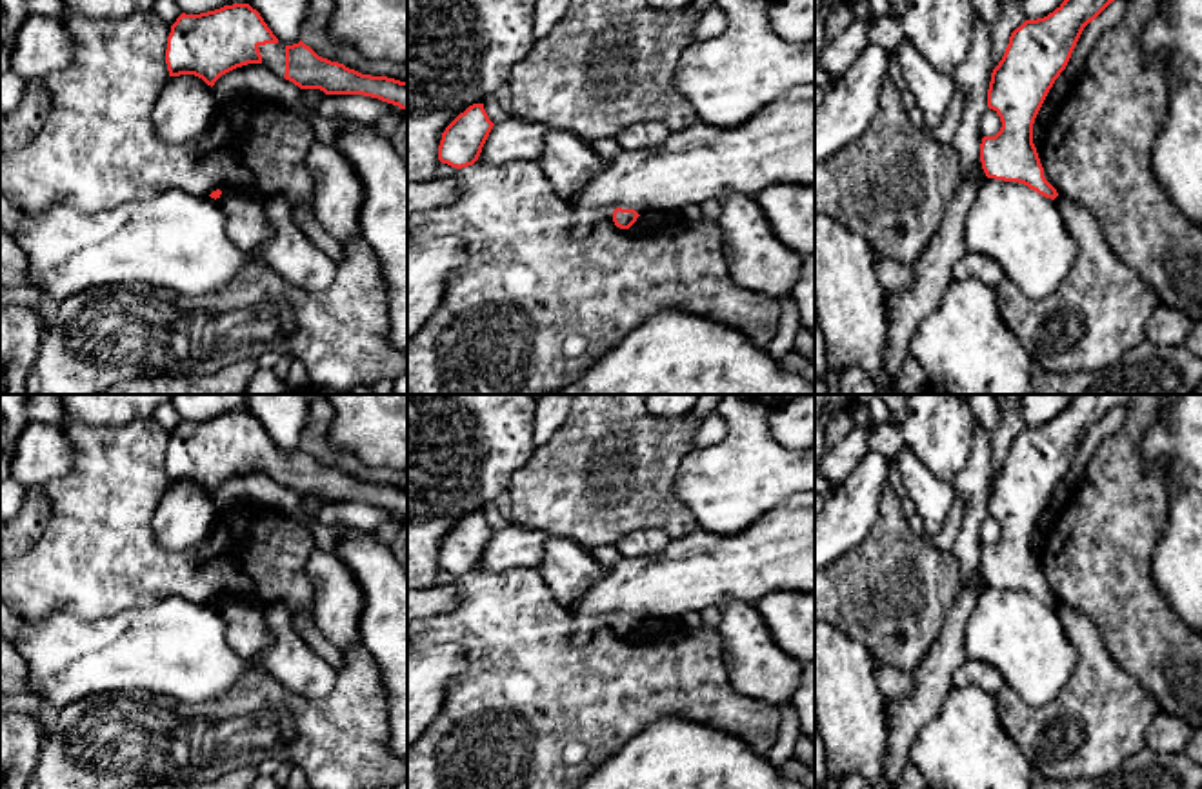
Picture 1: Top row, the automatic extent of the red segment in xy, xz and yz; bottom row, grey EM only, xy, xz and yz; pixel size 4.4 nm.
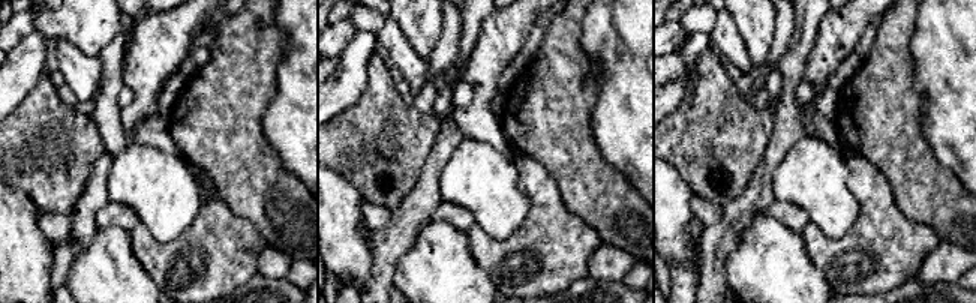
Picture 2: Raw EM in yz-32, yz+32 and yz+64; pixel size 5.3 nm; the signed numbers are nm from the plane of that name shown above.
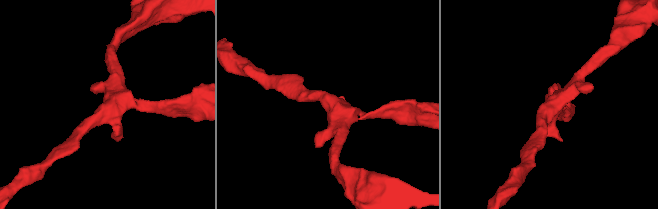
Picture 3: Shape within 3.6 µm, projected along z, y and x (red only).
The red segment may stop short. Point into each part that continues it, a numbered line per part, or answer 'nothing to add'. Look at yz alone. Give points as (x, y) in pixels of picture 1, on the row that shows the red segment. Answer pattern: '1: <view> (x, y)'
nothing to add

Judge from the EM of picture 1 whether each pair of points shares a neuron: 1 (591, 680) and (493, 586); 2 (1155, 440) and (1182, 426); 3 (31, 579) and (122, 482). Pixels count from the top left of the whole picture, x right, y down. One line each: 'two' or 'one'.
1: one
2: one
3: one

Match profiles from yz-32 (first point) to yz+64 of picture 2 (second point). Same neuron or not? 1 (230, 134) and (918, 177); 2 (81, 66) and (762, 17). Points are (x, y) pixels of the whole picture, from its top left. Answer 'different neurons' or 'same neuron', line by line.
1: same neuron
2: different neurons

